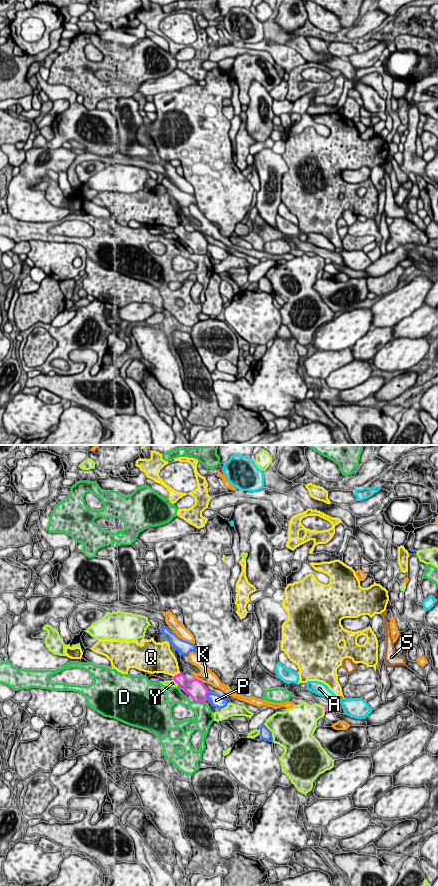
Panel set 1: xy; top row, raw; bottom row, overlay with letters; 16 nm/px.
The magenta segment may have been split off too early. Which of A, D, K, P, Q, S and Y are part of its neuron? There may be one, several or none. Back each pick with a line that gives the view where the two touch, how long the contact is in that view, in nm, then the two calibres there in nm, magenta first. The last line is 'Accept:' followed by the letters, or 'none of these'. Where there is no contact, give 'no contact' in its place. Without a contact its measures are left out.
S: meets magenta in xy; contact 60 nm long; 90 nm thick on the magenta side, 30 nm on the other
Accept: S

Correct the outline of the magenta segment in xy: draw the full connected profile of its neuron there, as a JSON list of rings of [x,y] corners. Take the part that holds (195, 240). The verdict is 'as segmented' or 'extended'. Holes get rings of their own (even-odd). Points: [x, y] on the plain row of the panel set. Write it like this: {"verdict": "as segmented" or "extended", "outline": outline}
{"verdict": "as segmented", "outline": [[[181,224],[175,227],[173,232],[178,236],[178,239],[183,241],[193,250],[194,254],[204,255],[207,253],[207,247],[209,243],[201,232],[188,232]]]}

